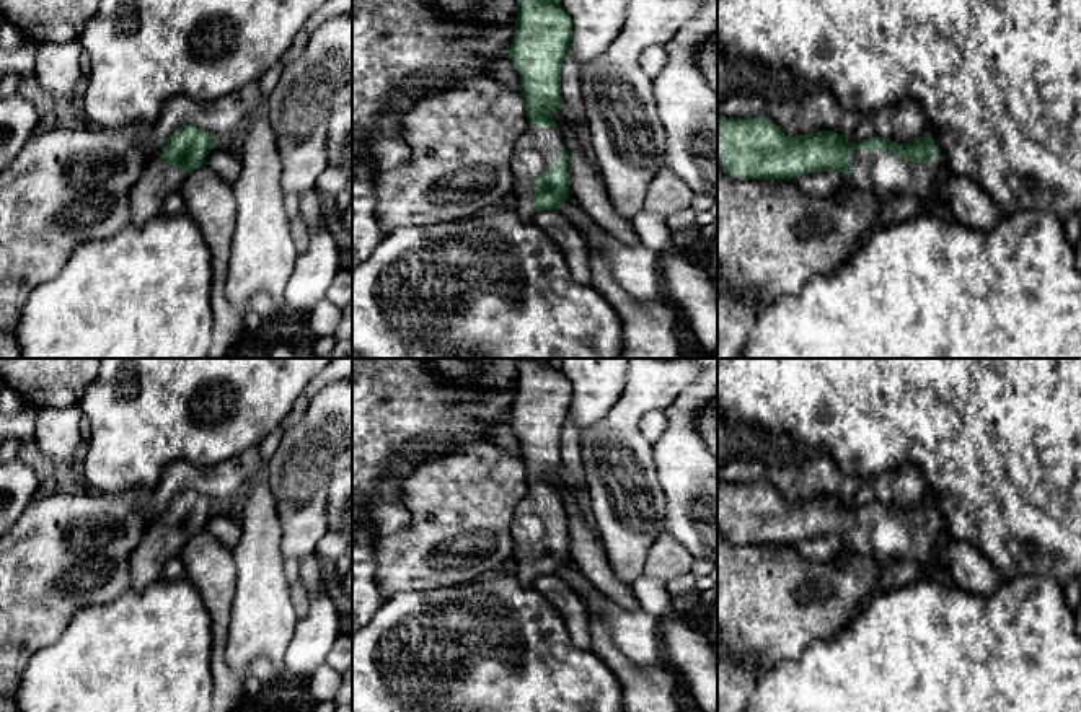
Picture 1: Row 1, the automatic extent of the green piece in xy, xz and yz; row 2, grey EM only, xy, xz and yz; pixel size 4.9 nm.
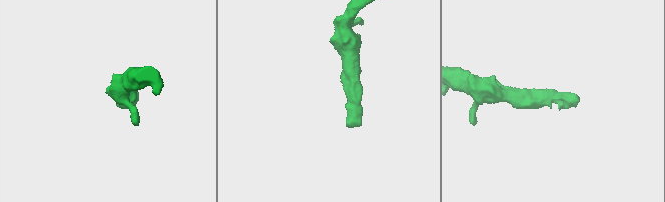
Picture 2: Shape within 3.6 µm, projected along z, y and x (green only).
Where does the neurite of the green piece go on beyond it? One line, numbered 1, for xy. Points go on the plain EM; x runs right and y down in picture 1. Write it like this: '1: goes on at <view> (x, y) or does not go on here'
1: goes on at xy (158, 544)

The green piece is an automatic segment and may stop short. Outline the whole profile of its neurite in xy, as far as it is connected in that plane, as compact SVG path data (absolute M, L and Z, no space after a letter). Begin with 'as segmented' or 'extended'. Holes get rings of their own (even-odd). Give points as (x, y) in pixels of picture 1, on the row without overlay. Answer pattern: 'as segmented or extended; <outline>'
extended; M196 490L176 494L166 510L148 521L132 552L132 588L143 591L161 578L165 564L176 557L184 543L205 530L214 502Z

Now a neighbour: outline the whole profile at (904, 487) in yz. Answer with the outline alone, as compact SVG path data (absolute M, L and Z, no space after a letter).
M900 464L863 479L858 492L848 500L851 508L882 502L895 508L915 508L926 497L926 484L918 468Z

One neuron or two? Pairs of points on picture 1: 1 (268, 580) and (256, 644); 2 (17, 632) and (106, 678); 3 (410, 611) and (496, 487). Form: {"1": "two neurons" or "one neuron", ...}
{"1": "one neuron", "2": "two neurons", "3": "two neurons"}

